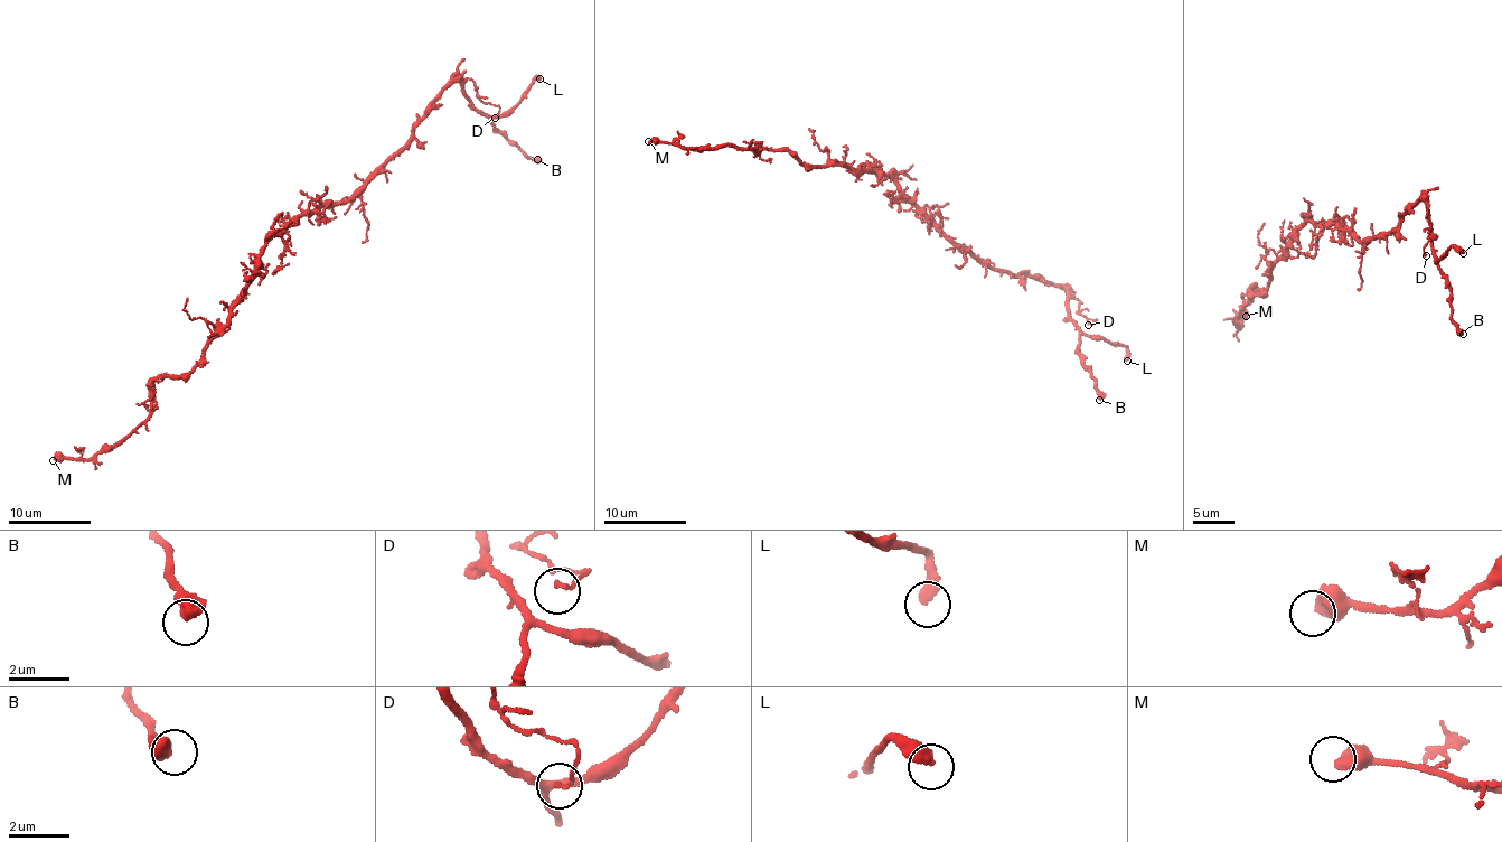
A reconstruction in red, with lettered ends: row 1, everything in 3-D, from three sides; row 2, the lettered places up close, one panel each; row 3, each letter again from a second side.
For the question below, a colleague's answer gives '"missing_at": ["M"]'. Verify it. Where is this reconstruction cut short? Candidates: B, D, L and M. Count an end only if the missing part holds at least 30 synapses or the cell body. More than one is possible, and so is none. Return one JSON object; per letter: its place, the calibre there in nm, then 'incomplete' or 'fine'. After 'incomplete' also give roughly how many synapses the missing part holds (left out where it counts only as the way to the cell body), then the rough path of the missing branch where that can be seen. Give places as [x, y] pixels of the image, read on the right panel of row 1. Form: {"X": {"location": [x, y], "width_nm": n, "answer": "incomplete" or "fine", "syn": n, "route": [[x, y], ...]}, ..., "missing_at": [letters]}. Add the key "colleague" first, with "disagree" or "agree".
{"colleague": "agree", "B": {"location": [1463, 334], "width_nm": 480, "answer": "fine"}, "D": {"location": [1426, 255], "width_nm": 90, "answer": "fine"}, "L": {"location": [1463, 253], "width_nm": 420, "answer": "fine"}, "M": {"location": [1246, 316], "width_nm": 550, "answer": "incomplete"}, "missing_at": ["M"]}

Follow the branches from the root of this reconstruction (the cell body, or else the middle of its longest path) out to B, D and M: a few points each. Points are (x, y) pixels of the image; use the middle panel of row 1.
B: (907, 197), (970, 255), (1062, 288), (1079, 333), (1080, 358), (1099, 400)
D: (907, 197), (970, 255), (1012, 274), (1020, 272), (1067, 289), (1080, 301), (1077, 310), (1097, 319), (1088, 325)
M: (907, 197), (879, 172), (838, 164), (811, 169), (788, 151), (648, 141)

